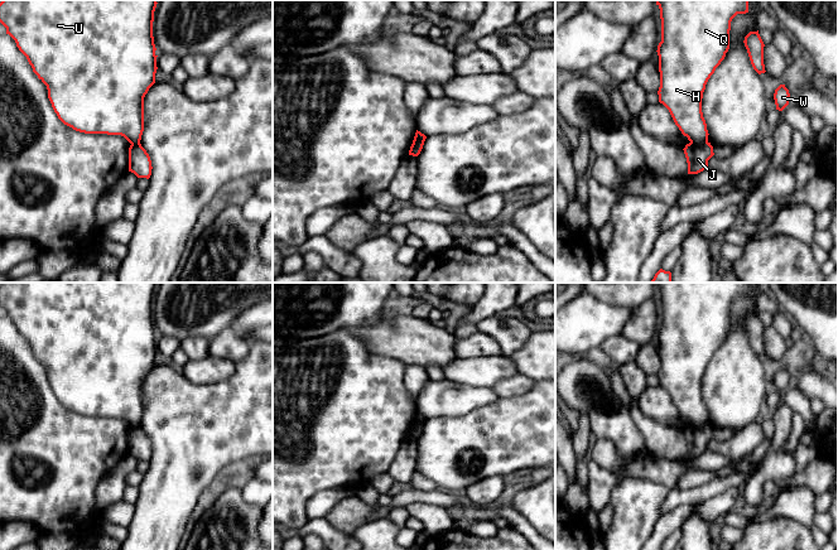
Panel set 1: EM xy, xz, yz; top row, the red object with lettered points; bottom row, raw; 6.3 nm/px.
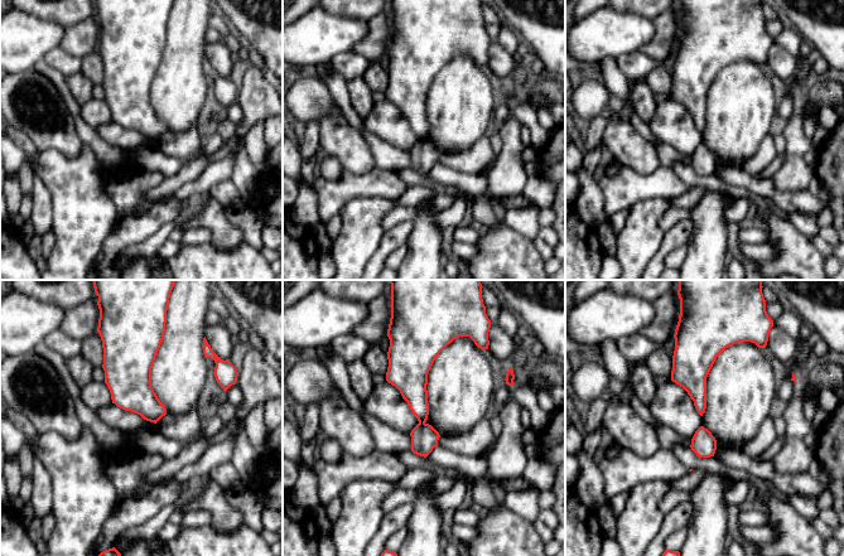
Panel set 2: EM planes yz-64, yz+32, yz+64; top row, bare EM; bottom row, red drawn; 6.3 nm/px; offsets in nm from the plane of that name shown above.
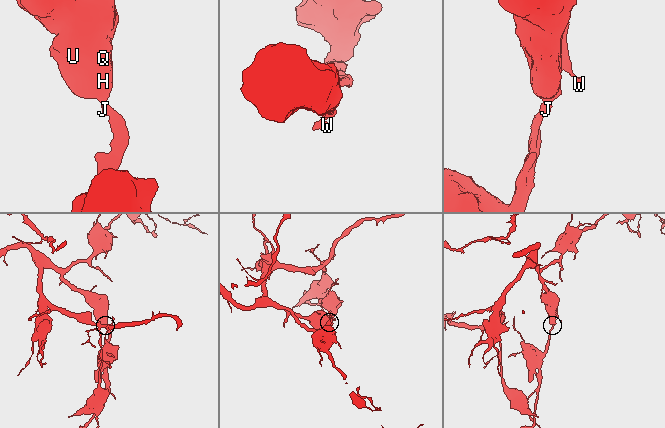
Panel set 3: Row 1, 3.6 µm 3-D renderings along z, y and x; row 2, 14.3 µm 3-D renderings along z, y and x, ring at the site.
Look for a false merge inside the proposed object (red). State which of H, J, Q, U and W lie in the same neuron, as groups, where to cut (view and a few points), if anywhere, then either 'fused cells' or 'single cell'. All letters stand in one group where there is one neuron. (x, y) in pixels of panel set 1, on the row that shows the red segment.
groups H Q U W / J; cut yz (707, 140), (699, 144), (690, 143); fused cells

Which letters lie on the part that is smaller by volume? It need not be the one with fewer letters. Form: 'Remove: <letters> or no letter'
Remove: J

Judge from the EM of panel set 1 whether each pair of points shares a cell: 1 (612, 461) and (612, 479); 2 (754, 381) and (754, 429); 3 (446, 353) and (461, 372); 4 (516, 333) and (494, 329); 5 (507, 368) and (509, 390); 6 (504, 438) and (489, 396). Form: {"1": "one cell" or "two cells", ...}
{"1": "two cells", "2": "two cells", "3": "two cells", "4": "one cell", "5": "two cells", "6": "two cells"}

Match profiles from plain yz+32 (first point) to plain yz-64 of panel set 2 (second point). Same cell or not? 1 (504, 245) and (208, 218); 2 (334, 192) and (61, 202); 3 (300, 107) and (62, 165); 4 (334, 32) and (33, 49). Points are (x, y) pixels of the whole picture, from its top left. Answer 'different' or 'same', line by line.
1: different
2: different
3: different
4: same

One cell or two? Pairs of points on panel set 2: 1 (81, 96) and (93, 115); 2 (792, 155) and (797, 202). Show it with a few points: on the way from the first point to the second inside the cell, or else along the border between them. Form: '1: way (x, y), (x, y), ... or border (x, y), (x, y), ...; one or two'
1: way (86, 101), (92, 110); one
2: border (771, 178), (777, 189), (806, 189); two

